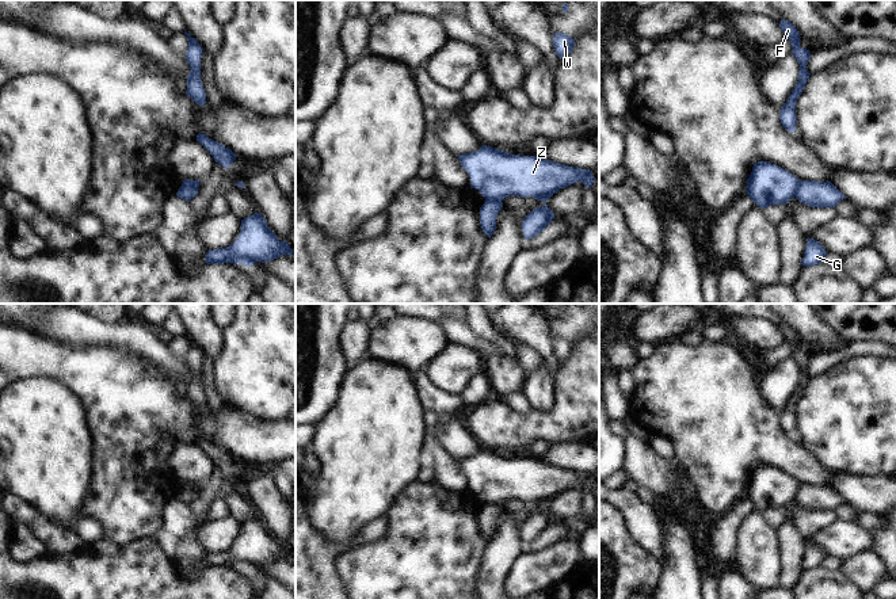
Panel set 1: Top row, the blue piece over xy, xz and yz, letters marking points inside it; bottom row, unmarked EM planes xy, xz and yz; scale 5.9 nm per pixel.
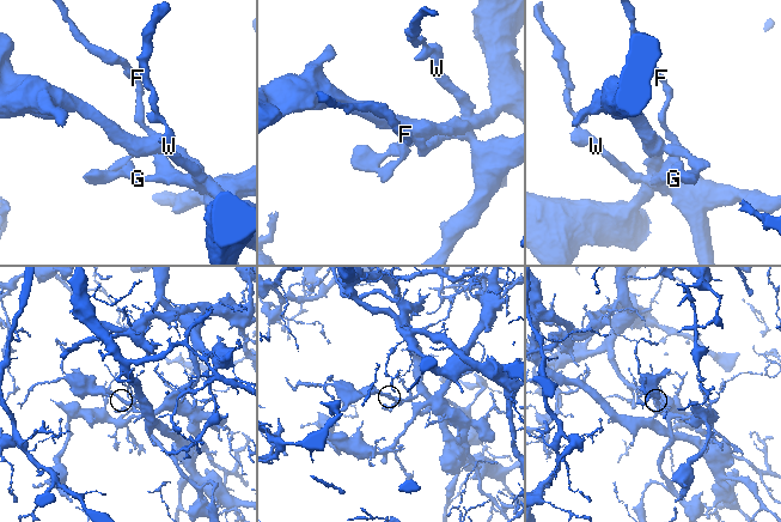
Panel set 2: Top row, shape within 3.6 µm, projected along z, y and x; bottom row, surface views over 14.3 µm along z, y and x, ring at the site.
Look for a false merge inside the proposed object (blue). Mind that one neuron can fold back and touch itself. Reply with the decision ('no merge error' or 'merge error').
merge error

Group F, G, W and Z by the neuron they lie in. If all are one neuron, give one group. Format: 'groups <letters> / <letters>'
groups F G W / Z

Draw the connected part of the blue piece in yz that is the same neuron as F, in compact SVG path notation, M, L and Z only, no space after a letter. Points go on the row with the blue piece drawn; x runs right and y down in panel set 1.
M782 19L779 22L779 27L783 35L790 41L793 47L792 54L797 58L800 65L798 81L793 88L792 94L789 95L786 103L781 107L781 112L779 112L779 119L782 126L788 131L796 133L796 125L797 125L796 103L811 76L811 73L805 69L811 57L811 51L800 46L801 37L797 28L790 22Z

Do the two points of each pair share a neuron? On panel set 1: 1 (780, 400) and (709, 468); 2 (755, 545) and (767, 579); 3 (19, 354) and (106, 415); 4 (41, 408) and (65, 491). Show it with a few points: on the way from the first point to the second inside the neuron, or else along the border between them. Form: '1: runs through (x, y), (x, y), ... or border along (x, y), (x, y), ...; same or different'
1: border along (762, 377), (762, 396), (780, 411); different
2: runs through (758, 553), (763, 571); same
3: runs through (44, 358), (61, 361), (91, 390); same
4: runs through (49, 428), (54, 470); same

